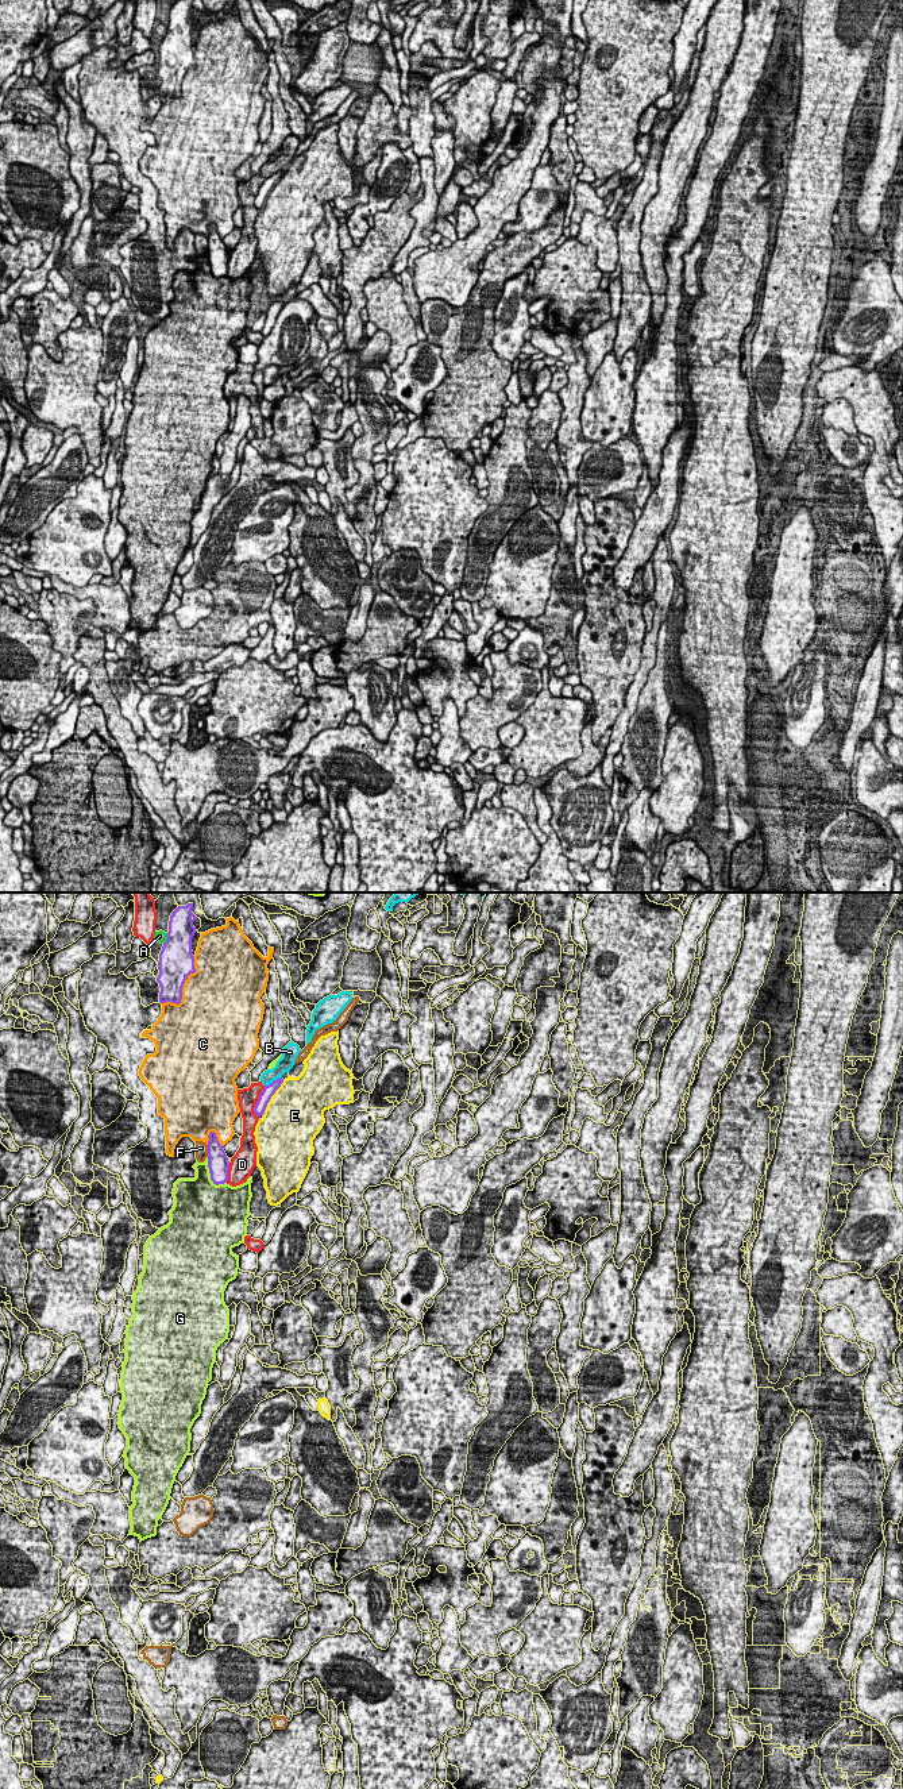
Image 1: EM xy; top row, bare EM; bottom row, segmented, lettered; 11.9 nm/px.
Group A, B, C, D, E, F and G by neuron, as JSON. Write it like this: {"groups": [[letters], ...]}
{"groups": [["A"], ["B", "D"], ["C"], ["E"], ["F"], ["G"]]}

